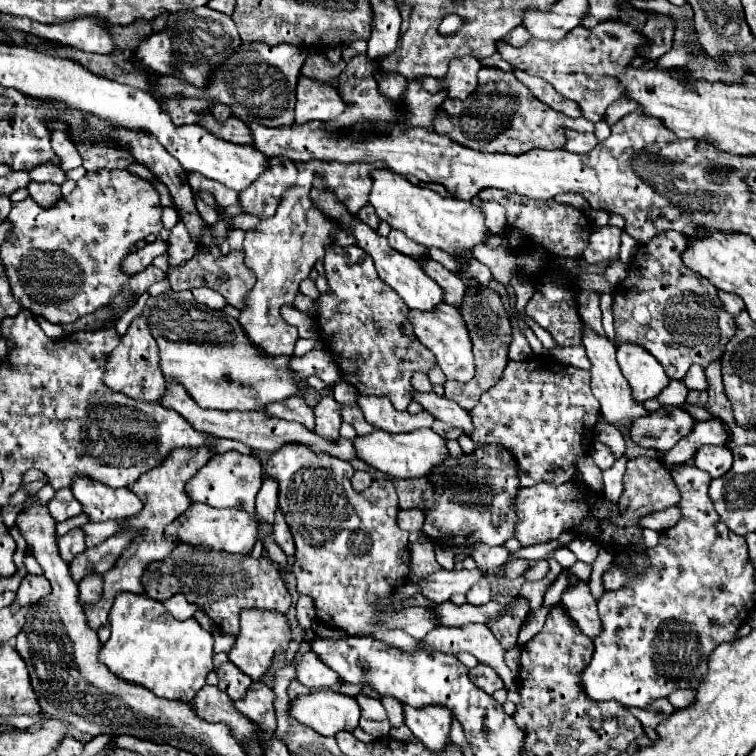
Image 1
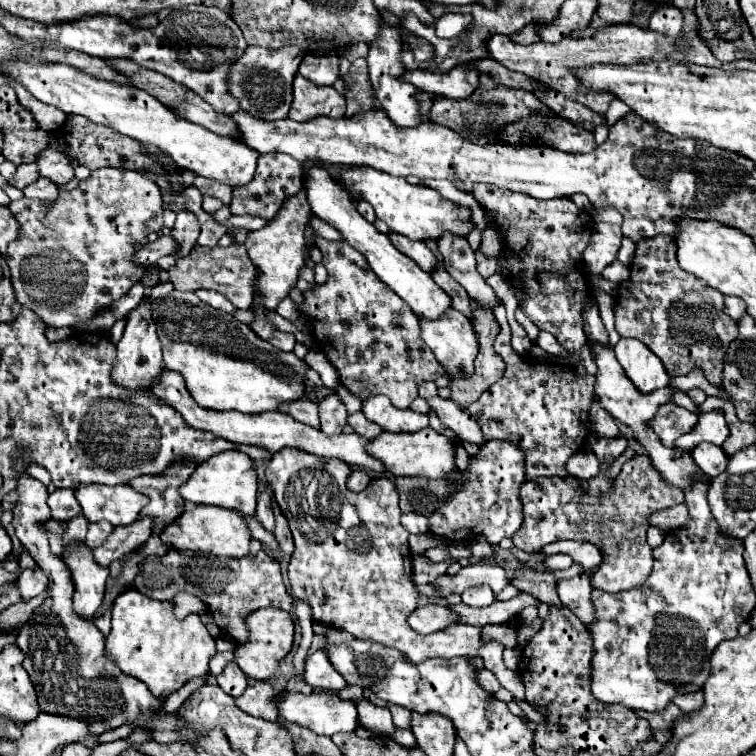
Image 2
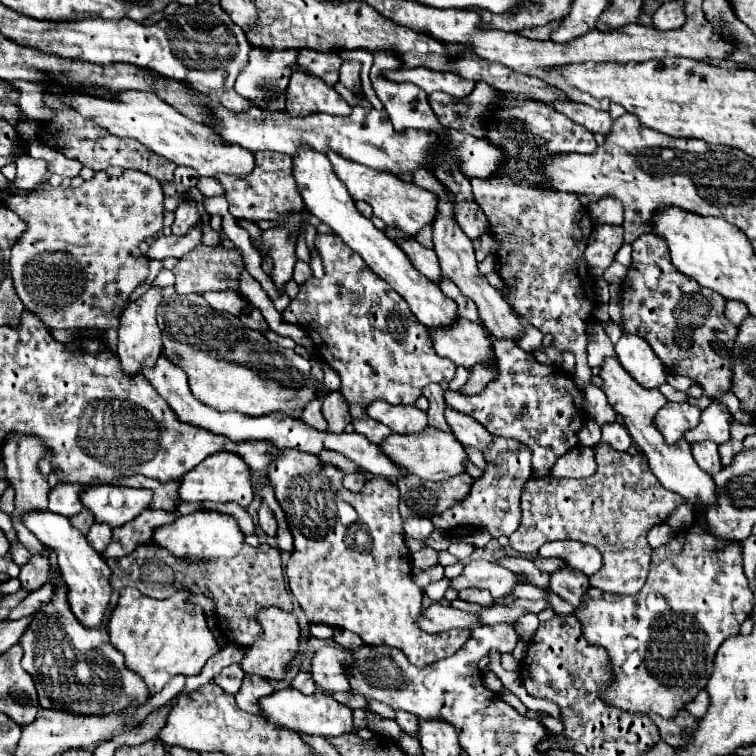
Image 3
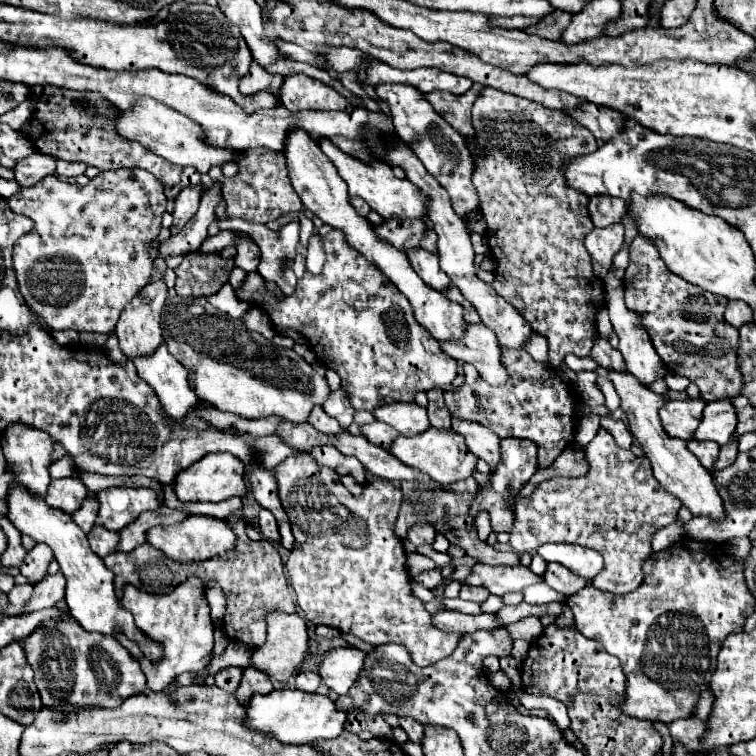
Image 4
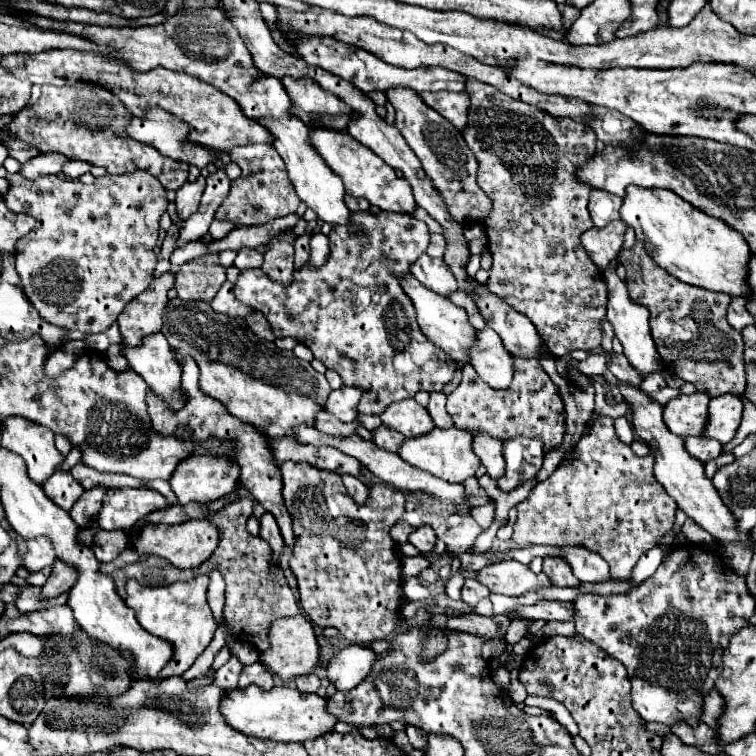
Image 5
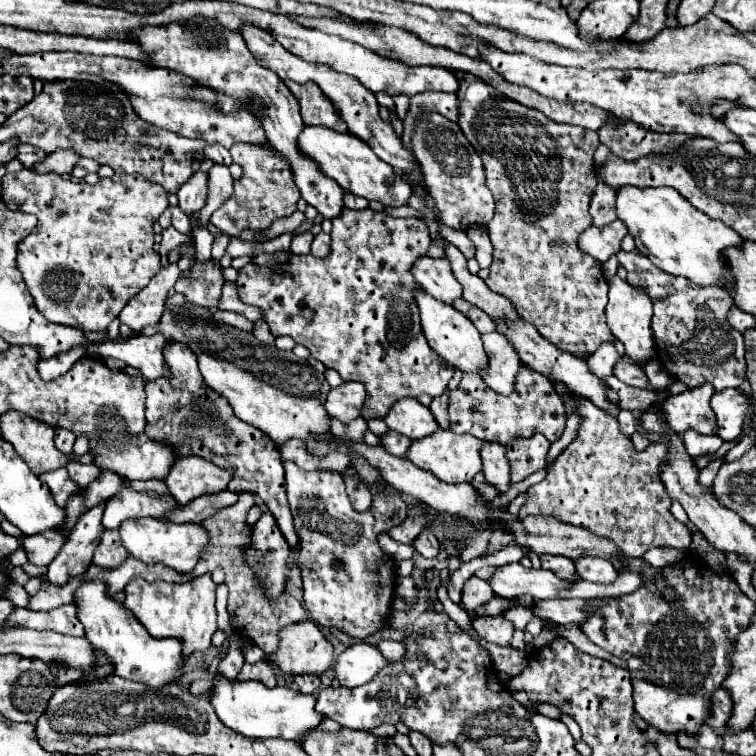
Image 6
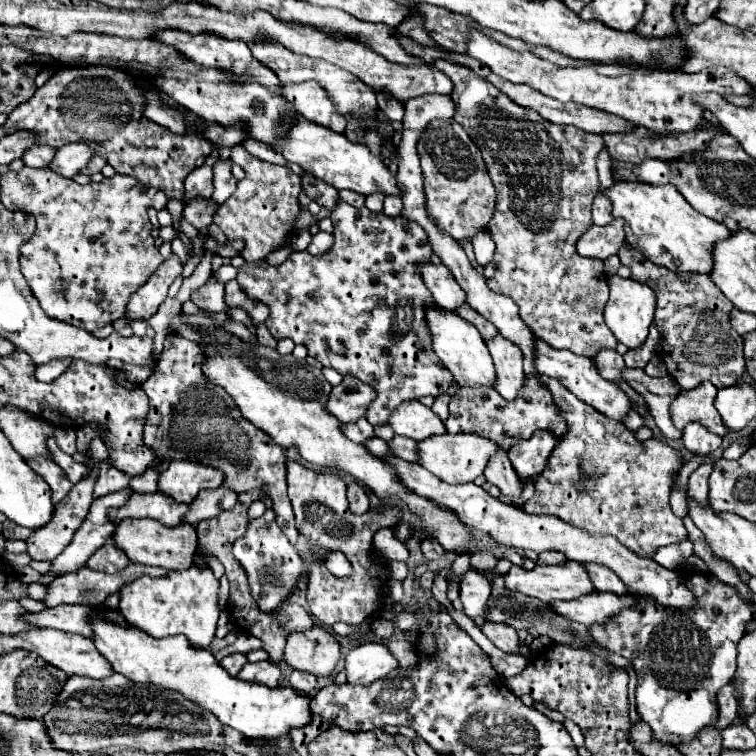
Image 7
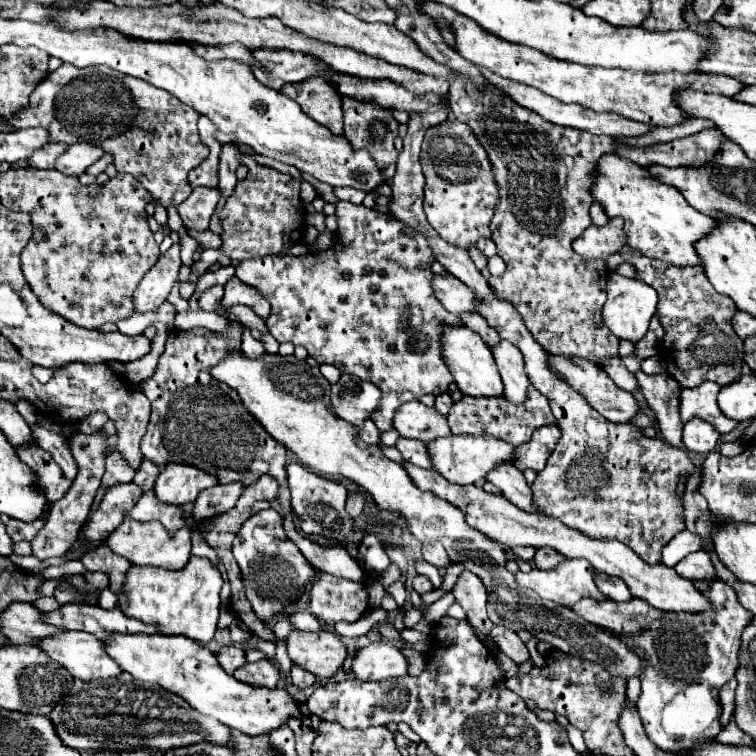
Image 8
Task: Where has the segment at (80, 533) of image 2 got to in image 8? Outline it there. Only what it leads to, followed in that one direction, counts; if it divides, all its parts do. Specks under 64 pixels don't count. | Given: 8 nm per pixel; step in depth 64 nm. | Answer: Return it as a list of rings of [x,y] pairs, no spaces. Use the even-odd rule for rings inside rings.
[[[112,452],[106,456],[106,472],[102,476],[102,486],[112,488],[116,484],[128,484],[134,478],[134,470],[126,464],[126,460],[118,454]]]

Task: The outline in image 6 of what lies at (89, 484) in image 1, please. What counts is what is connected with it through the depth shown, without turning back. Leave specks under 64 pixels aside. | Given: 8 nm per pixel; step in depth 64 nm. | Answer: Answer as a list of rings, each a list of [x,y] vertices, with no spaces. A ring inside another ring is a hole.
[[[130,486],[122,488],[118,496],[112,496],[106,502],[104,516],[102,516],[102,526],[106,530],[118,530],[122,522],[128,518],[162,518],[166,512],[174,510],[178,504],[174,504],[174,498],[170,494],[160,496],[160,494],[148,494],[148,492],[138,492],[132,490]]]

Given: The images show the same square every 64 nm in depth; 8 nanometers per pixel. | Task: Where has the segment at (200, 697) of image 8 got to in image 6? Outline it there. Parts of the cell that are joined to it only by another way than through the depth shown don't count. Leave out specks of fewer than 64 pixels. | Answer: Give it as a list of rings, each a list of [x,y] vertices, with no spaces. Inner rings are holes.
[[[84,580],[74,594],[74,604],[78,608],[78,620],[82,620],[86,628],[86,638],[112,658],[118,676],[152,688],[160,688],[182,676],[182,642],[174,638],[152,638],[146,628],[126,612],[122,602],[108,596],[106,582]],[[214,674],[212,706],[218,718],[234,732],[248,738],[284,738],[298,740],[302,734],[314,730],[324,718],[316,710],[316,696],[302,694],[288,686],[266,688],[258,682],[230,682]]]

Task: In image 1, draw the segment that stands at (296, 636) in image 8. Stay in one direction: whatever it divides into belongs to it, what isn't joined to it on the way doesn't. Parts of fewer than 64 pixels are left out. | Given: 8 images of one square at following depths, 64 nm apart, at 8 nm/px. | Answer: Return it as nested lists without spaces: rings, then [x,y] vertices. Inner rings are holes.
[[[242,610],[240,612],[240,632],[236,636],[234,646],[228,652],[232,664],[236,664],[242,672],[246,672],[252,680],[260,680],[262,674],[270,668],[272,656],[288,648],[290,642],[290,626],[284,614],[268,612],[268,610]]]

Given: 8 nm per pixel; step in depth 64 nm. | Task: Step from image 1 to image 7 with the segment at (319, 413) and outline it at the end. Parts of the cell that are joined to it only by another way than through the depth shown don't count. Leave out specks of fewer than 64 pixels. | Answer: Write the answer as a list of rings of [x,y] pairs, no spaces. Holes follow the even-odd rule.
[[[344,376],[342,384],[332,388],[326,408],[340,422],[354,422],[366,414],[370,400],[374,400],[374,390],[368,384],[362,384],[358,378]]]

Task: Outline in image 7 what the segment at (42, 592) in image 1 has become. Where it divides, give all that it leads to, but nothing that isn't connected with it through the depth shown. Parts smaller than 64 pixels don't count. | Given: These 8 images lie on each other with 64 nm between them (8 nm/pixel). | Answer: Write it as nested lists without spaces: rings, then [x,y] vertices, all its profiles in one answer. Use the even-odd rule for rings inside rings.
[[[90,462],[90,476],[84,478],[82,482],[78,482],[72,490],[70,496],[66,496],[66,500],[62,500],[62,504],[56,504],[56,512],[54,512],[54,520],[48,522],[44,528],[34,530],[30,534],[30,538],[26,540],[28,544],[28,554],[32,560],[54,560],[54,556],[58,556],[58,552],[62,552],[62,548],[66,548],[66,544],[70,544],[76,528],[82,524],[90,504],[92,504],[92,490],[94,490],[94,480],[98,476],[98,462]]]

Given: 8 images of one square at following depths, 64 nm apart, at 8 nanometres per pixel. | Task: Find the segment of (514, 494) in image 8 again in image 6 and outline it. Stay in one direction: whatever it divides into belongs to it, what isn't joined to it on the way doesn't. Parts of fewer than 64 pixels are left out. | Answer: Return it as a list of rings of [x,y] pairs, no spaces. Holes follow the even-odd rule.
[[[484,442],[482,444],[482,464],[484,464],[486,480],[494,484],[500,492],[506,492],[510,486],[508,482],[510,464],[506,460],[506,448],[502,444]]]

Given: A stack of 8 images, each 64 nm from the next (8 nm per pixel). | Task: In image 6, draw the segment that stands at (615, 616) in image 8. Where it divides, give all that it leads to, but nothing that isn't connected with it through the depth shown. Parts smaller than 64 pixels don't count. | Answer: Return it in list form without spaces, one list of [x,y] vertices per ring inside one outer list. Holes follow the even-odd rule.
[[[554,598],[554,600],[538,600],[532,608],[532,614],[536,618],[554,624],[580,624],[586,616],[584,608],[586,608],[586,600]]]

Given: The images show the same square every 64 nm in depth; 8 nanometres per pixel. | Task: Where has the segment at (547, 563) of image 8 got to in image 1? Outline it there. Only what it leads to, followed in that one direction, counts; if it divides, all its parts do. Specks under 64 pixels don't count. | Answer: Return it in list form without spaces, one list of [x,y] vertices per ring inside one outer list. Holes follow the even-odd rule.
[[[580,582],[578,586],[568,586],[562,594],[562,604],[568,612],[568,616],[572,616],[580,630],[594,640],[598,636],[598,632],[602,630],[602,622],[598,616],[598,608],[596,608],[596,600],[590,594],[590,588]]]

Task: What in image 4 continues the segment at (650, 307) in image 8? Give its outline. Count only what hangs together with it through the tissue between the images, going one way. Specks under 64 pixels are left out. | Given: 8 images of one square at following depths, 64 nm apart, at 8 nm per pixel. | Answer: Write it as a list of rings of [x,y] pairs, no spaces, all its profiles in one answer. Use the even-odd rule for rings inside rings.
[[[622,247],[622,249],[616,254],[613,260],[613,264],[606,274],[606,306],[608,306],[608,312],[610,312],[610,322],[620,338],[618,342],[618,350],[624,358],[624,364],[626,364],[626,370],[630,374],[634,374],[634,378],[648,386],[652,382],[656,382],[658,378],[664,378],[666,376],[666,366],[662,364],[662,360],[658,360],[658,354],[654,352],[654,346],[650,344],[650,338],[646,334],[646,330],[642,326],[638,326],[640,322],[640,316],[636,312],[630,312],[624,304],[624,290],[622,290],[622,284],[618,278],[614,278],[614,270],[618,268],[627,267],[629,263],[629,252],[627,247]]]

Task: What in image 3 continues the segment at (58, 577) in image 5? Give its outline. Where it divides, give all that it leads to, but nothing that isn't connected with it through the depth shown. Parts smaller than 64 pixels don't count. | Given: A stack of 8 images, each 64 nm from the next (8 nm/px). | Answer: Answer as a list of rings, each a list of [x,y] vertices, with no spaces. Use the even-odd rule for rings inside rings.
[[[44,584],[40,590],[28,594],[22,600],[22,604],[18,604],[16,608],[12,608],[10,614],[8,614],[8,620],[18,620],[18,618],[34,614],[36,610],[40,610],[44,604],[48,604],[52,600],[52,594],[54,594],[54,588],[50,584]]]

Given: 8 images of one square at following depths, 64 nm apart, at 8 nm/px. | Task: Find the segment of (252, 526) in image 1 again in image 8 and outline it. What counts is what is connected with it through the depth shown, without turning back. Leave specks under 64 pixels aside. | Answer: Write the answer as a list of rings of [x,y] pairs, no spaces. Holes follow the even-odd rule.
[[[128,516],[122,520],[122,524],[108,536],[106,544],[120,556],[128,558],[132,564],[136,566],[154,566],[154,568],[164,568],[164,570],[182,570],[188,560],[190,560],[190,536],[192,530],[190,528],[182,528],[182,532],[166,532],[160,530],[162,526],[158,522],[150,522],[150,524],[142,524],[136,520],[130,520]]]

